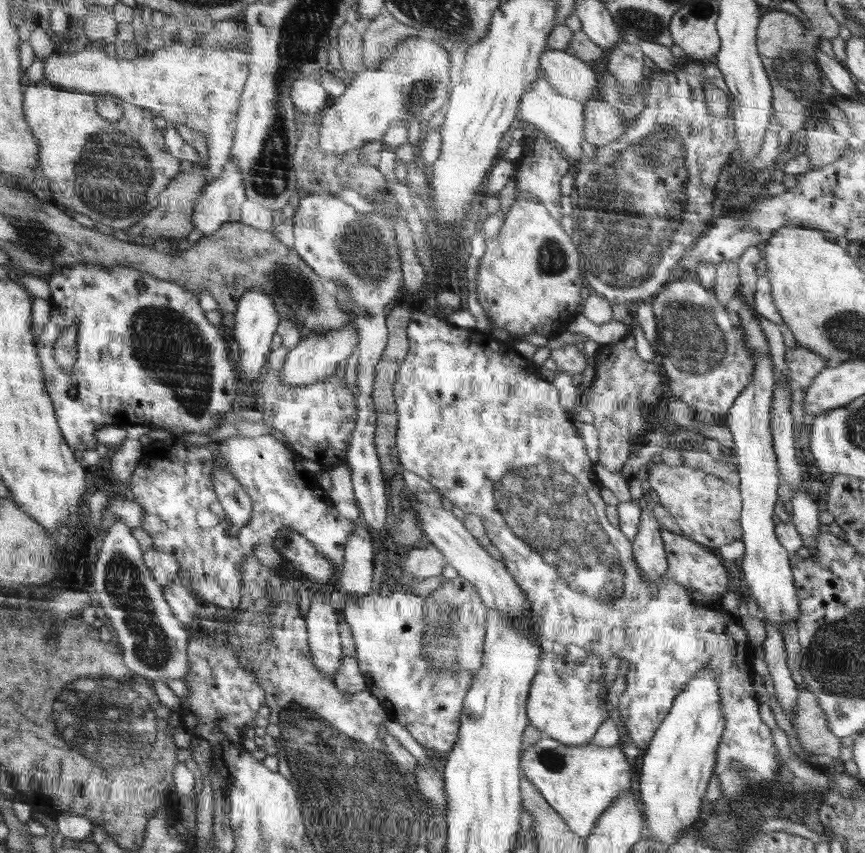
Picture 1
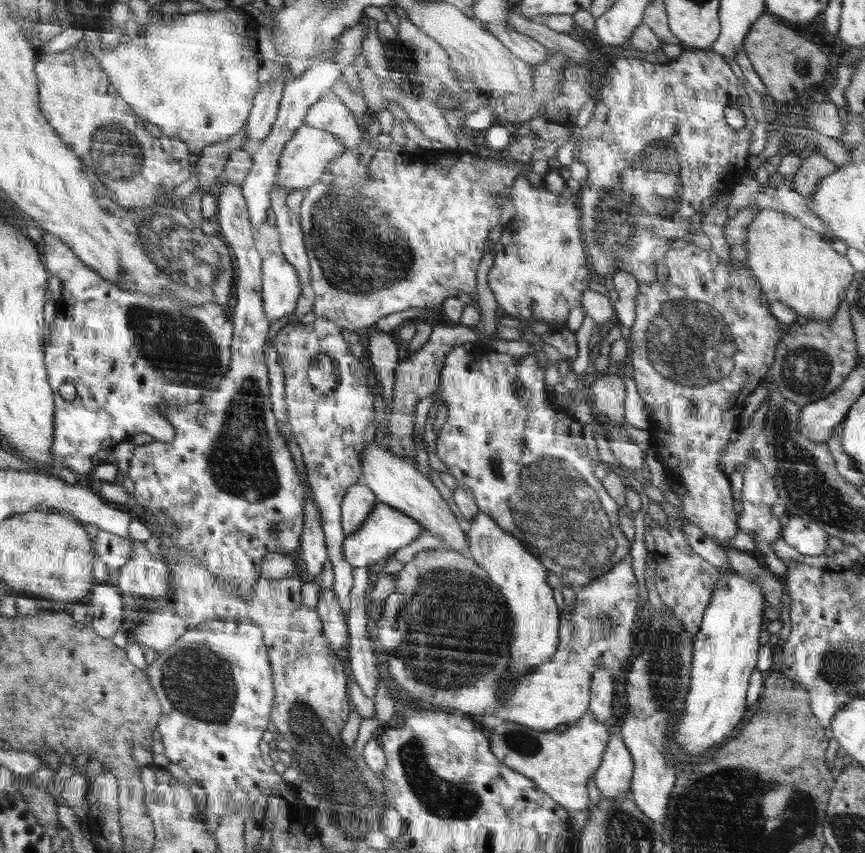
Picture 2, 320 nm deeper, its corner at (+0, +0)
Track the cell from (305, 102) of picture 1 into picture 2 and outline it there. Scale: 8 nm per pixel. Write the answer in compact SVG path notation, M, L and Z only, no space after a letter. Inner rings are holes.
M331 90L324 93L326 98L320 98L311 106L305 117L305 125L312 128L326 129L347 150L358 149L362 146L362 132L352 116L352 112L338 100Z

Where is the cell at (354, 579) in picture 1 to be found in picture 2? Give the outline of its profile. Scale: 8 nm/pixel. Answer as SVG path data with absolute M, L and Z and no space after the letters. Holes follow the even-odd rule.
M363 481L348 488L342 502L342 523L347 535L356 532L356 529L361 527L376 503L378 500L375 494Z

